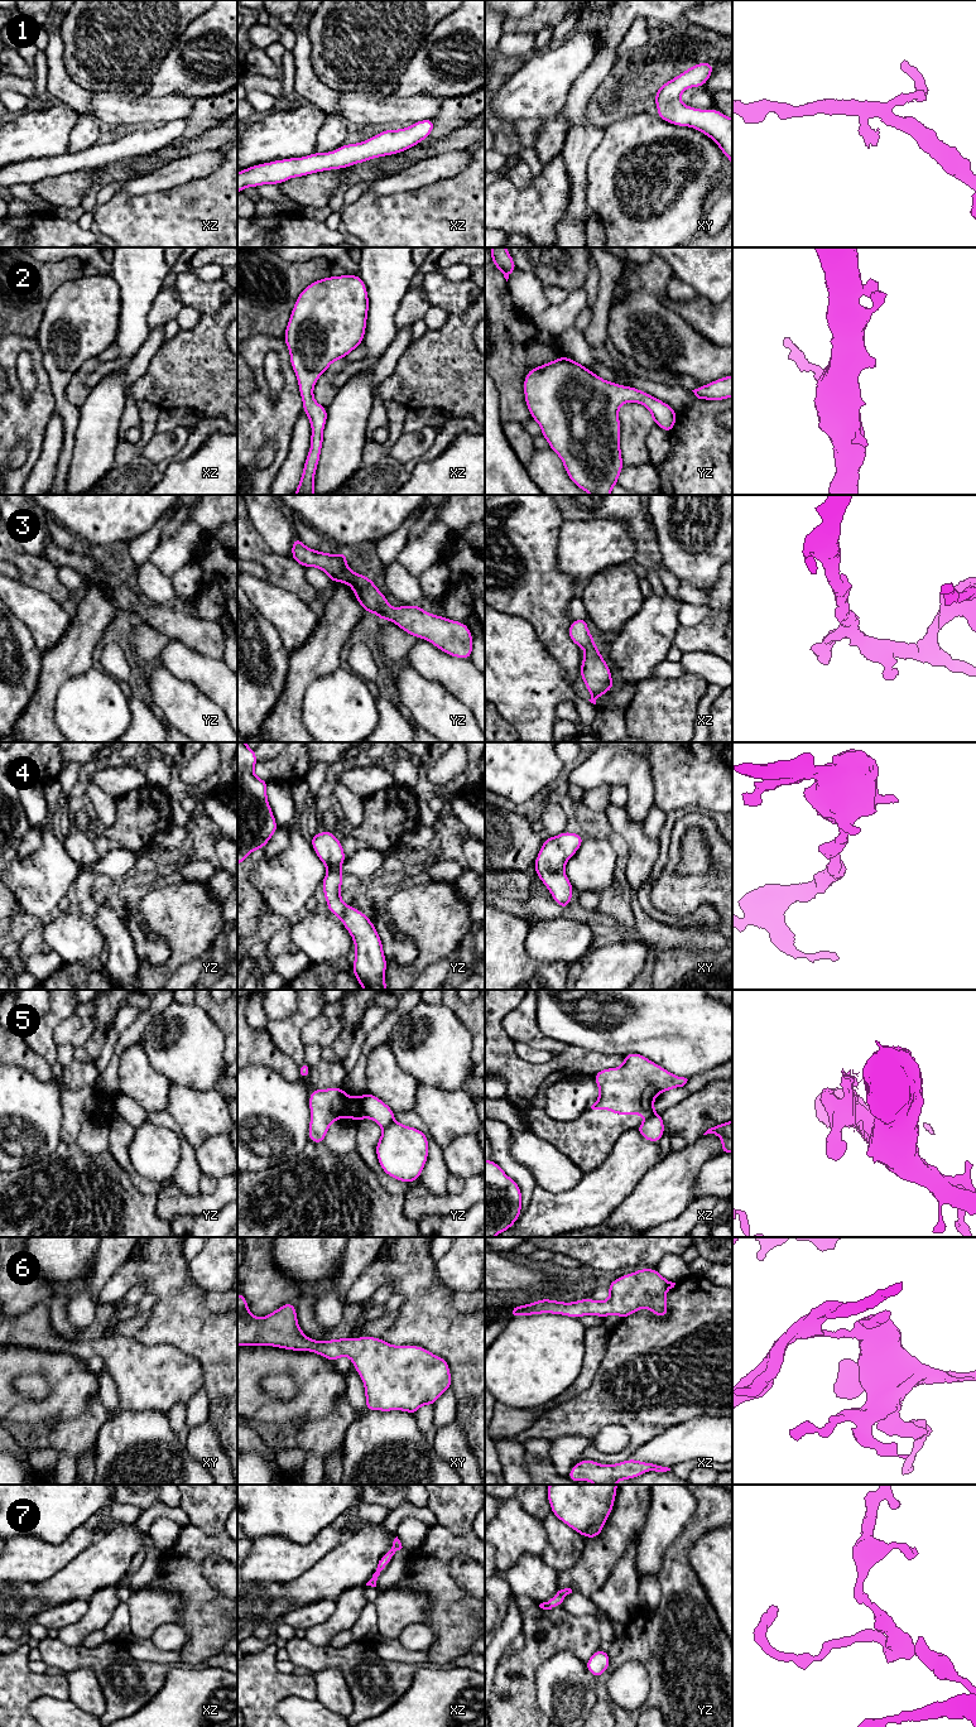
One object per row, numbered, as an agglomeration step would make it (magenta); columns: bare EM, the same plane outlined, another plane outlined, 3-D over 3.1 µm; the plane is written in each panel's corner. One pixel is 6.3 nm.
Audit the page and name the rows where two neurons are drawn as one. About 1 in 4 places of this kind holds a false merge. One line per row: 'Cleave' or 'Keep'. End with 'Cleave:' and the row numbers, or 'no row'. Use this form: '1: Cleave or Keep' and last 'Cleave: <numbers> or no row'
1: Keep
2: Keep
3: Keep
4: Keep
5: Cleave
6: Keep
7: Keep
Cleave: 5

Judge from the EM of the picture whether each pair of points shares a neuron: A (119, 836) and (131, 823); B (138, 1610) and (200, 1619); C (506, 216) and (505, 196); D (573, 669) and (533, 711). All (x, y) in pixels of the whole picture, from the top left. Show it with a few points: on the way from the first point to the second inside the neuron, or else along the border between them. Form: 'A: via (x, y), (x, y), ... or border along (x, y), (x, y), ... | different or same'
A: via (121, 833), (129, 826) | same
B: border along (167, 1588), (181, 1595), (181, 1611), (176, 1621) | different
C: via (506, 211), (505, 201) | same
D: border along (548, 653), (559, 664), (571, 686) | different

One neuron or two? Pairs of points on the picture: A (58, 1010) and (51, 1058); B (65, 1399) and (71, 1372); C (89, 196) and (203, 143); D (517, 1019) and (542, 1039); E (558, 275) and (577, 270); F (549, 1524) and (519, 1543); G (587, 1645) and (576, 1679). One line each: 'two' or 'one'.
A: one
B: one
C: one
D: one
E: one
F: two
G: two

